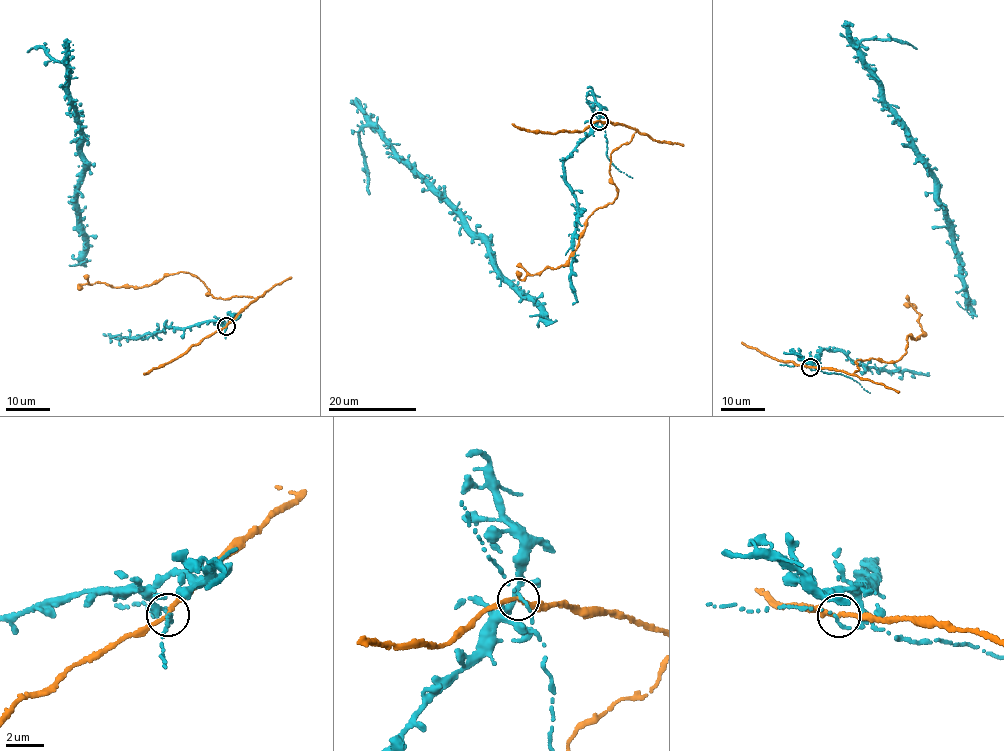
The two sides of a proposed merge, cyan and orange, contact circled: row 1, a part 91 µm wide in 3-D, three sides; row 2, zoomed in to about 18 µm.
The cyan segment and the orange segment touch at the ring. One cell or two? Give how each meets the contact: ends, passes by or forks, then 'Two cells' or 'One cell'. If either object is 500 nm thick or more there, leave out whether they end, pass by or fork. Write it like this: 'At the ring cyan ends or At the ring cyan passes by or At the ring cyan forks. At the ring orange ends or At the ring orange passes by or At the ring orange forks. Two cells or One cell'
At the ring cyan ends. At the ring orange passes by. Two cells

